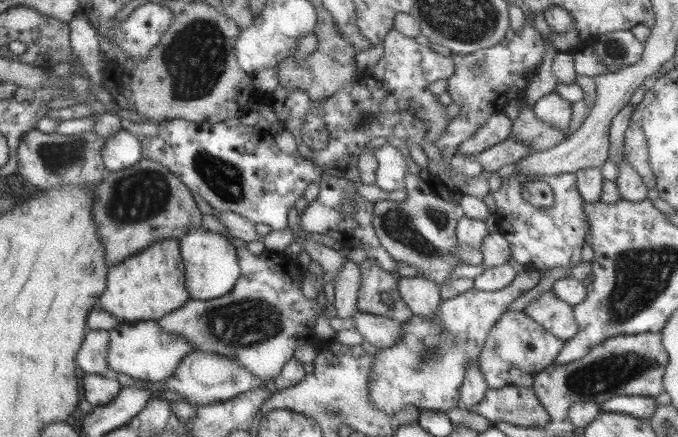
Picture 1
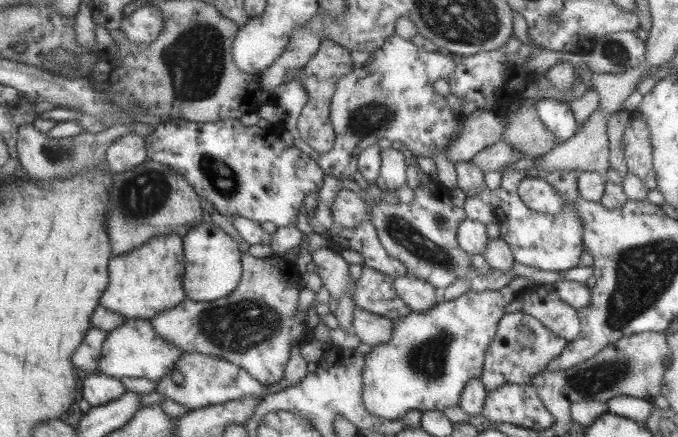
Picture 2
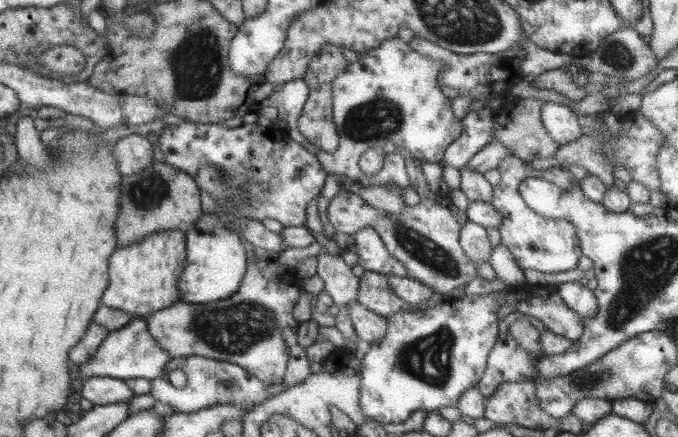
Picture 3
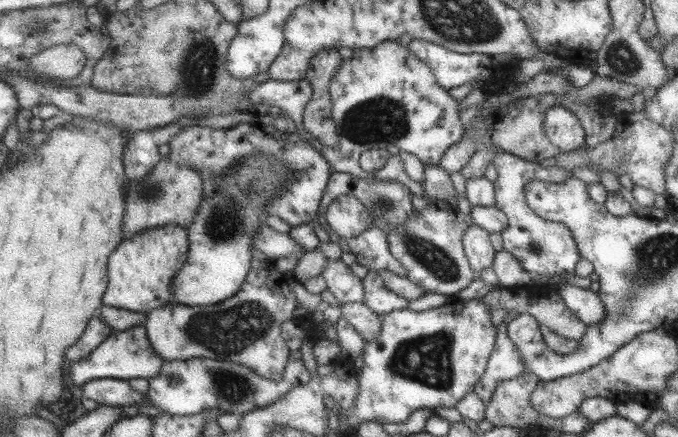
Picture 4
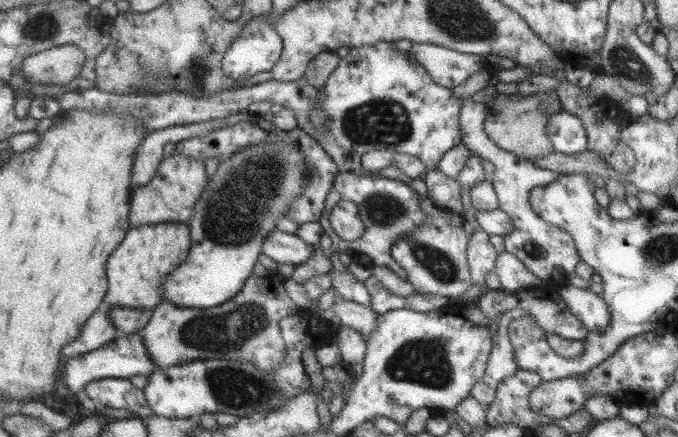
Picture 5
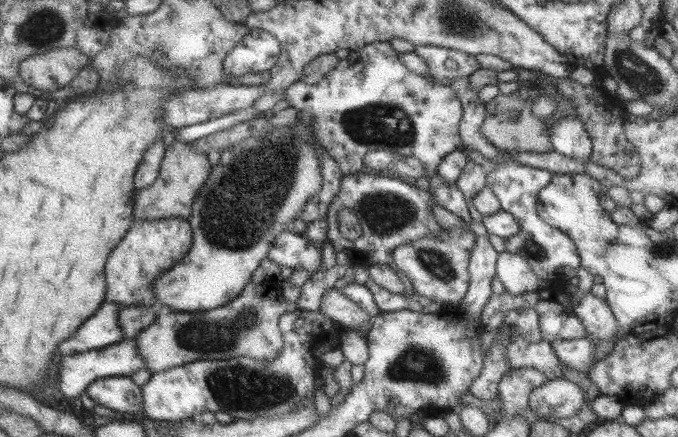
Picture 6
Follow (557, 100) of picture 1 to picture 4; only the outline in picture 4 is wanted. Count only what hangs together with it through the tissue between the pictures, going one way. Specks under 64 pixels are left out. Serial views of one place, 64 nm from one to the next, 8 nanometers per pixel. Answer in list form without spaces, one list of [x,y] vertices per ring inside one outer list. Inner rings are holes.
[[[561,104],[546,105],[542,125],[544,136],[563,153],[585,146],[584,130],[578,118]]]

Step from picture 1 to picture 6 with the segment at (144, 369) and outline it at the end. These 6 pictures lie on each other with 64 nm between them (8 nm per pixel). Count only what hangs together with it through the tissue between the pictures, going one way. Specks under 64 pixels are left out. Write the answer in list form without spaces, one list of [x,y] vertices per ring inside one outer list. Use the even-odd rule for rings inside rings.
[[[123,337],[119,342],[104,346],[100,349],[86,350],[81,353],[61,355],[59,367],[59,392],[66,398],[77,398],[83,394],[88,384],[99,378],[109,376],[129,377],[136,370],[146,368],[143,358],[139,354],[135,337]]]

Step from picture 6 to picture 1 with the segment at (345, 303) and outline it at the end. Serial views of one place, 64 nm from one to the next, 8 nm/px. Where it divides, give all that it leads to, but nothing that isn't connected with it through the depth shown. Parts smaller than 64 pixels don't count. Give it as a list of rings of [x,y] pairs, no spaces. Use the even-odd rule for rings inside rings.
[[[356,311],[354,314],[355,330],[365,342],[369,342],[378,350],[393,346],[401,334],[402,323],[375,314]]]

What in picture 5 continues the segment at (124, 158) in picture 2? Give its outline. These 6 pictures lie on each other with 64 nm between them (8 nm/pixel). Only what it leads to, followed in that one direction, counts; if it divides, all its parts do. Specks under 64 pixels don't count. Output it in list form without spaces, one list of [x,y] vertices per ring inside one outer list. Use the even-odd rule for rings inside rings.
[[[213,119],[207,122],[187,123],[154,130],[147,133],[146,136],[143,135],[134,150],[131,186],[143,186],[155,176],[157,166],[162,159],[161,151],[164,144],[175,143],[191,135],[203,134],[221,128],[219,122],[220,119]]]

